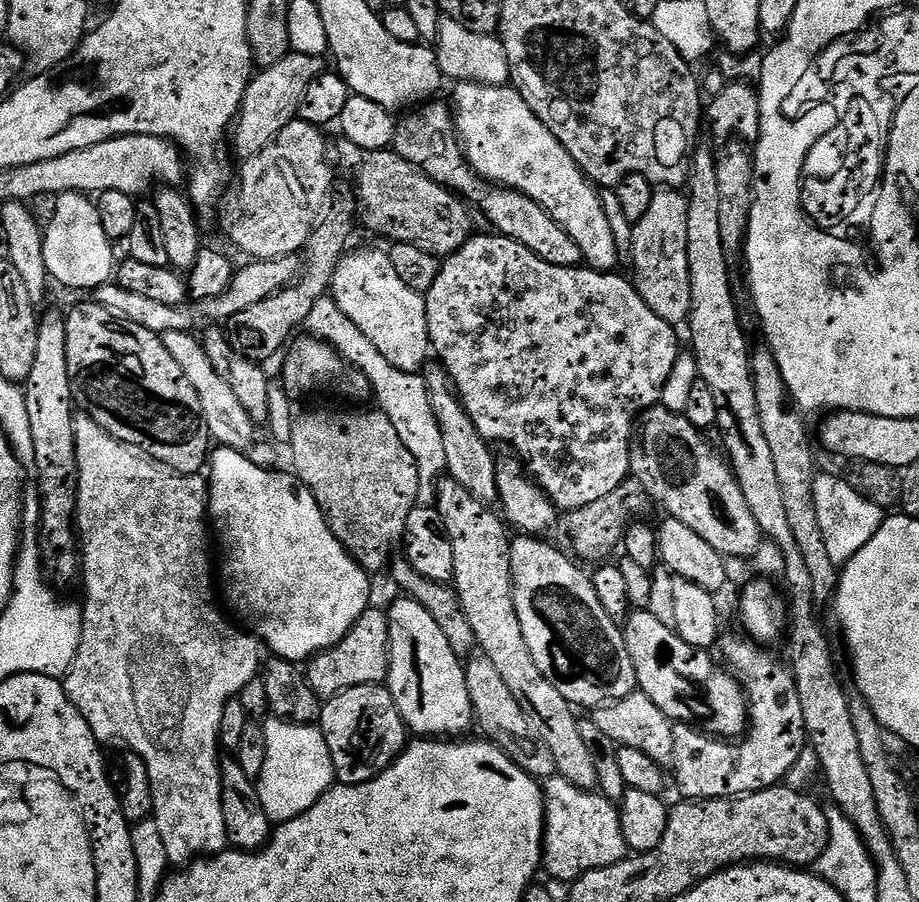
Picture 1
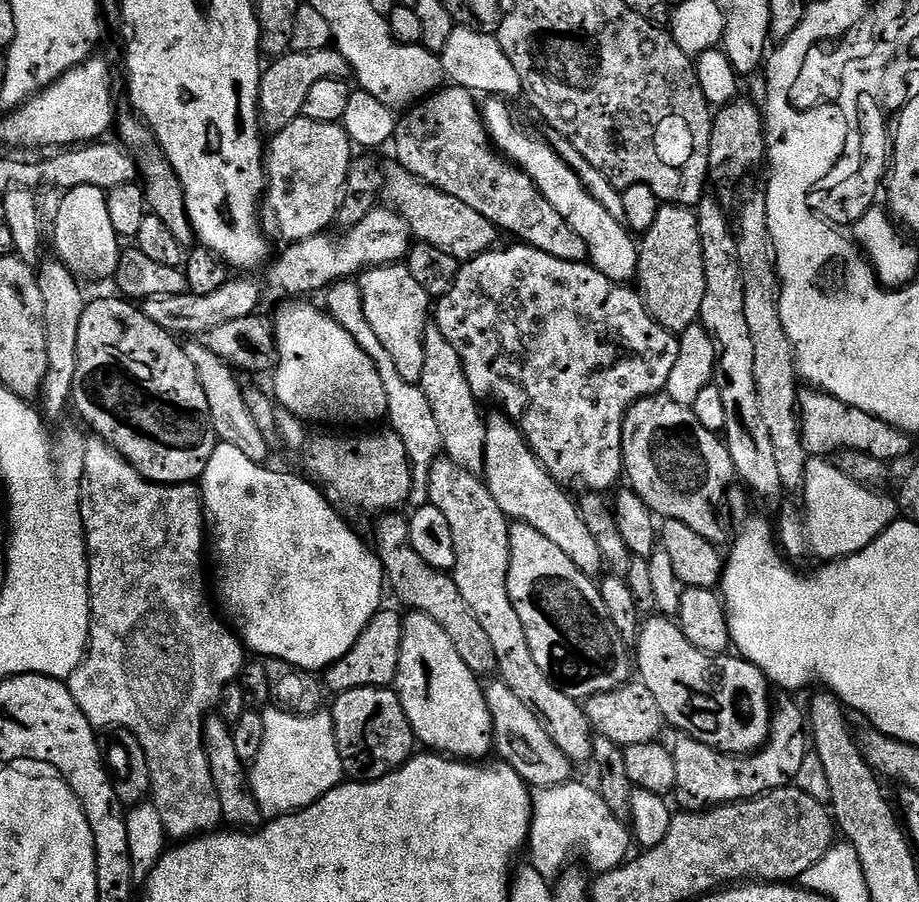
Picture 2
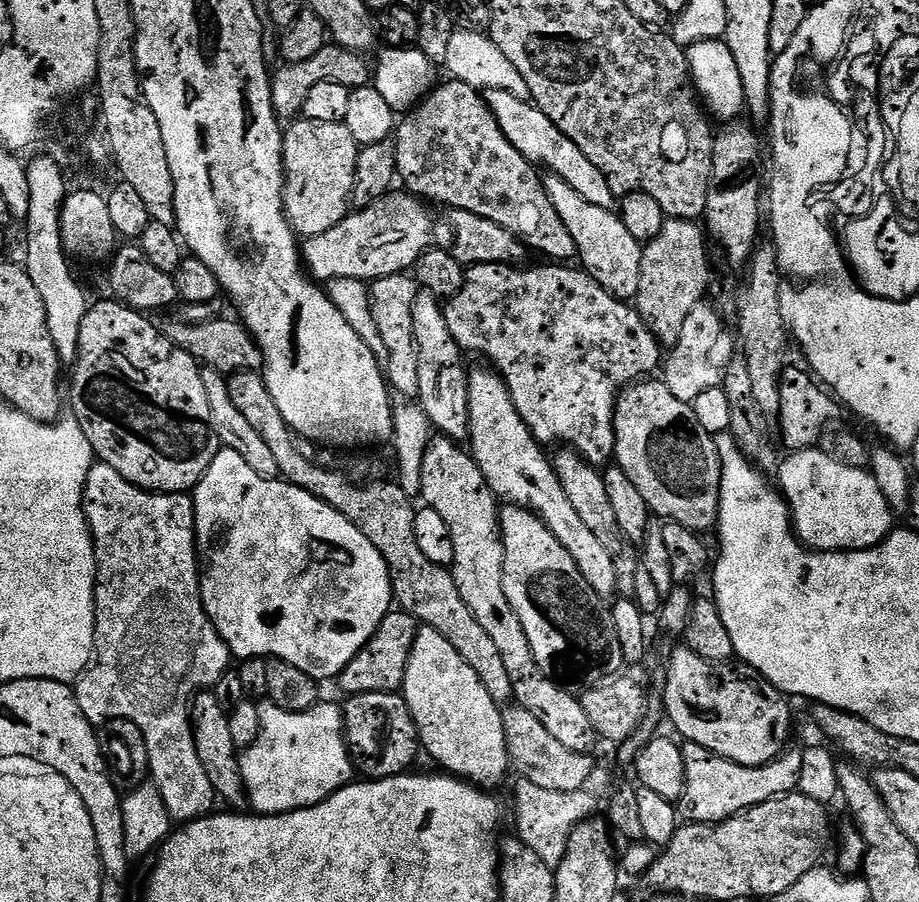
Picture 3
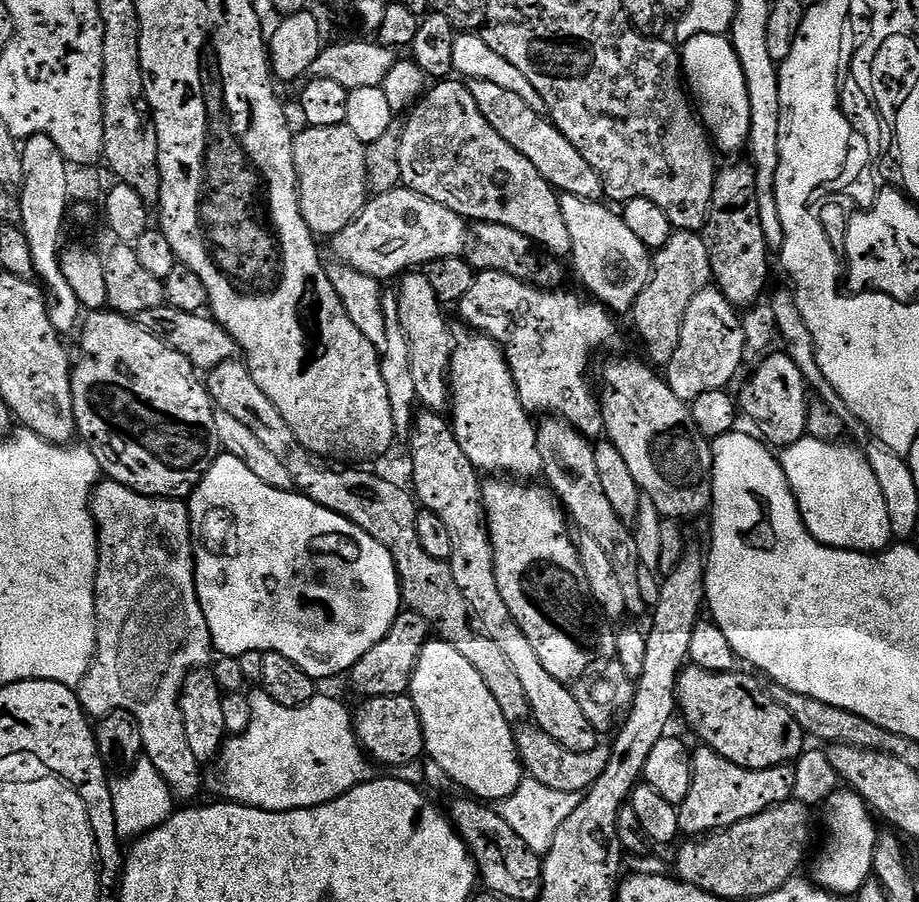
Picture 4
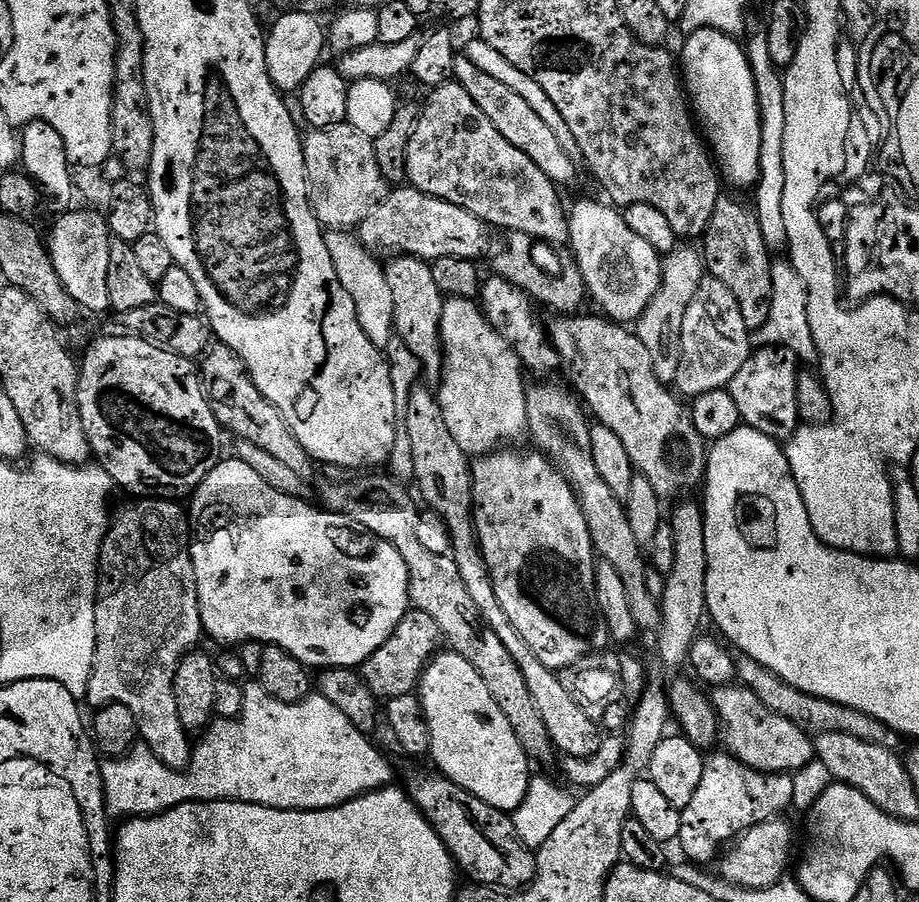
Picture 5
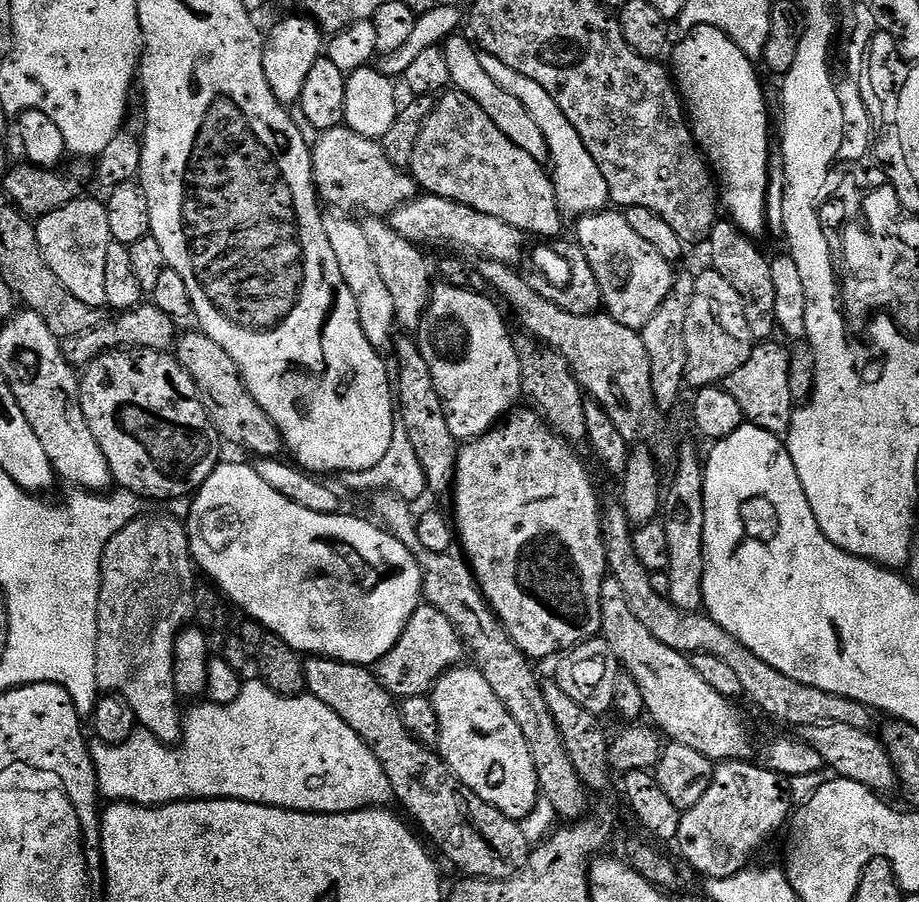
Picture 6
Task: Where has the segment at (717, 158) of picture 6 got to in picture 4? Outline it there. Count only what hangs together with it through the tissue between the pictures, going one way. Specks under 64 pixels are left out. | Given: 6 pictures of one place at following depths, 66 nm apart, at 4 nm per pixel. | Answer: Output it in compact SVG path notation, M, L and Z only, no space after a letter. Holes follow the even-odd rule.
M698 34L694 38L683 41L682 71L687 91L694 101L694 107L704 125L713 145L724 152L743 153L748 146L750 134L750 90L746 88L746 74L742 72L742 62L734 50L731 39L727 35Z

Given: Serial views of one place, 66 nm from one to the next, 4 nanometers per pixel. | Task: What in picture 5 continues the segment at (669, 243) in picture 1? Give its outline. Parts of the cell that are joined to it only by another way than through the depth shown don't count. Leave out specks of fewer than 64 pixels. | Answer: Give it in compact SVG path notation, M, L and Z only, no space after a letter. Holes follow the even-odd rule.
M677 246L673 252L667 253L662 260L662 282L658 286L658 294L650 298L650 306L634 325L636 337L650 350L650 362L654 362L654 374L664 385L675 385L678 378L678 362L682 346L682 321L686 318L686 310L690 310L690 302L694 302L694 294L698 294L698 286L706 279L704 257L701 249Z

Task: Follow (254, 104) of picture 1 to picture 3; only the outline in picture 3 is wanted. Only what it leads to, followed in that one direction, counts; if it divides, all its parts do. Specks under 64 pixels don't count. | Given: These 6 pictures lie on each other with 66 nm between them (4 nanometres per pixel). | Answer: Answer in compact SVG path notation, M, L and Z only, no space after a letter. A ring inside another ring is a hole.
M328 42L322 50L318 50L318 54L314 54L314 58L306 58L306 62L297 64L285 63L284 68L278 69L277 72L275 69L272 76L272 102L277 117L284 122L299 117L310 90L314 90L314 86L318 86L318 82L323 80L338 82L338 86L346 86L350 90L369 87L374 72L369 61L367 64L364 59L361 53L352 52L349 48L341 48L335 42Z

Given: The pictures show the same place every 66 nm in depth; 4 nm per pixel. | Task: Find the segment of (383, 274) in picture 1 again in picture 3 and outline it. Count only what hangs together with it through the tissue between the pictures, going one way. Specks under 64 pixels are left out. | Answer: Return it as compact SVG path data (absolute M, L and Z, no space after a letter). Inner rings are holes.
M400 273L373 281L369 296L371 298L371 312L386 344L388 363L385 364L385 377L389 385L405 399L417 397L418 390L418 358L416 344L413 342L413 302L418 286L413 277Z

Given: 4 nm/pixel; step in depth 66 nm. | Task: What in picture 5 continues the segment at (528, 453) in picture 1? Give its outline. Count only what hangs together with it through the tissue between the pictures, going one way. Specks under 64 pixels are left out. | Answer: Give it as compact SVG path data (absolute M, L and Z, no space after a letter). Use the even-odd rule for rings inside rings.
M492 274L480 285L478 303L484 309L484 315L498 330L498 334L505 336L514 345L517 354L520 355L521 365L529 373L552 372L556 367L561 367L561 358L548 339L545 321L540 321L540 316L536 313L537 305L526 293L514 288L500 276Z

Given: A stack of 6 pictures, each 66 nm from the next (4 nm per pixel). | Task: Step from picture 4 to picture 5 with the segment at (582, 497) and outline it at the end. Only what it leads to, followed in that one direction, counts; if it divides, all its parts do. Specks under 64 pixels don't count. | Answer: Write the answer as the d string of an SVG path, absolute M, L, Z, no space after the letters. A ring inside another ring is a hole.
M536 384L533 388L531 385L527 389L527 393L527 435L530 440L532 436L533 442L536 443L533 445L543 452L570 482L570 486L582 506L582 514L586 514L586 526L590 526L590 538L593 546L596 547L597 557L603 563L614 566L614 570L618 570L618 575L622 577L622 586L626 586L626 598L630 601L630 614L634 614L634 622L637 629L659 629L661 625L660 602L659 599L651 596L646 586L646 552L638 542L638 538L634 538L634 534L630 530L630 518L624 509L624 501L617 498L614 490L610 490L610 486L606 486L606 482L598 474L596 463L594 463L594 454L590 451L590 430L592 429L592 424L586 415L585 405L578 399L575 391L569 390L567 392L566 389L559 388L556 384Z

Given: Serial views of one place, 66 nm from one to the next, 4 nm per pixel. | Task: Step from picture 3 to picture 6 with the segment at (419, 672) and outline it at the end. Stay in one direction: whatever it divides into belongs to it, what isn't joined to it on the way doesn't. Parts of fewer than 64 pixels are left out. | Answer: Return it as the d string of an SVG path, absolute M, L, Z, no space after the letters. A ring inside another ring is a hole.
M464 667L448 669L430 693L438 714L440 757L478 798L502 810L511 820L523 821L542 798L530 746L522 730L518 730L518 722L510 718L510 710L506 710L498 694L490 690L490 682L486 682L480 669Z

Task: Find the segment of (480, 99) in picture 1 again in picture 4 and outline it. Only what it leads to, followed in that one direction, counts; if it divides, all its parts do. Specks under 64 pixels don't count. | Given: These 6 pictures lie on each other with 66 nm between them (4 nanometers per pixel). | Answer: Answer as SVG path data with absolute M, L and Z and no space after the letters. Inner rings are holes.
M564 194L560 196L560 205L562 218L566 218L566 230L570 230L570 263L576 267L577 278L605 308L616 314L631 313L638 294L642 294L652 276L650 249L638 242L626 227L623 215L619 211L611 212L607 203Z

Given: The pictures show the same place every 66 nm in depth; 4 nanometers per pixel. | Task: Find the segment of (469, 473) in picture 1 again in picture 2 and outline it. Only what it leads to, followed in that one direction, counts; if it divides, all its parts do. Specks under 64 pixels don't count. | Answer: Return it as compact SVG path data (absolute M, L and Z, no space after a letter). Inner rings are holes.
M435 326L424 329L425 361L418 387L426 394L430 410L434 412L434 422L438 422L440 447L449 460L458 462L462 470L475 474L484 471L486 454L486 416L480 413L481 405L470 390L470 382L464 373L457 351L446 342L446 338Z

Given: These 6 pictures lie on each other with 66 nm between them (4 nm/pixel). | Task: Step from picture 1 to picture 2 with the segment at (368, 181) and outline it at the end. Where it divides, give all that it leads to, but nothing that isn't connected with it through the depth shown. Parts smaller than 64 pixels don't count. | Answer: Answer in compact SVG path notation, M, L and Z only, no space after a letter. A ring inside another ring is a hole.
M395 162L389 164L384 168L384 184L381 192L383 201L407 222L417 241L442 250L460 263L473 260L475 256L491 251L497 245L500 232L489 219L471 209L466 202L461 202L450 194L442 194L436 187L422 183L416 175L410 174L400 164Z

